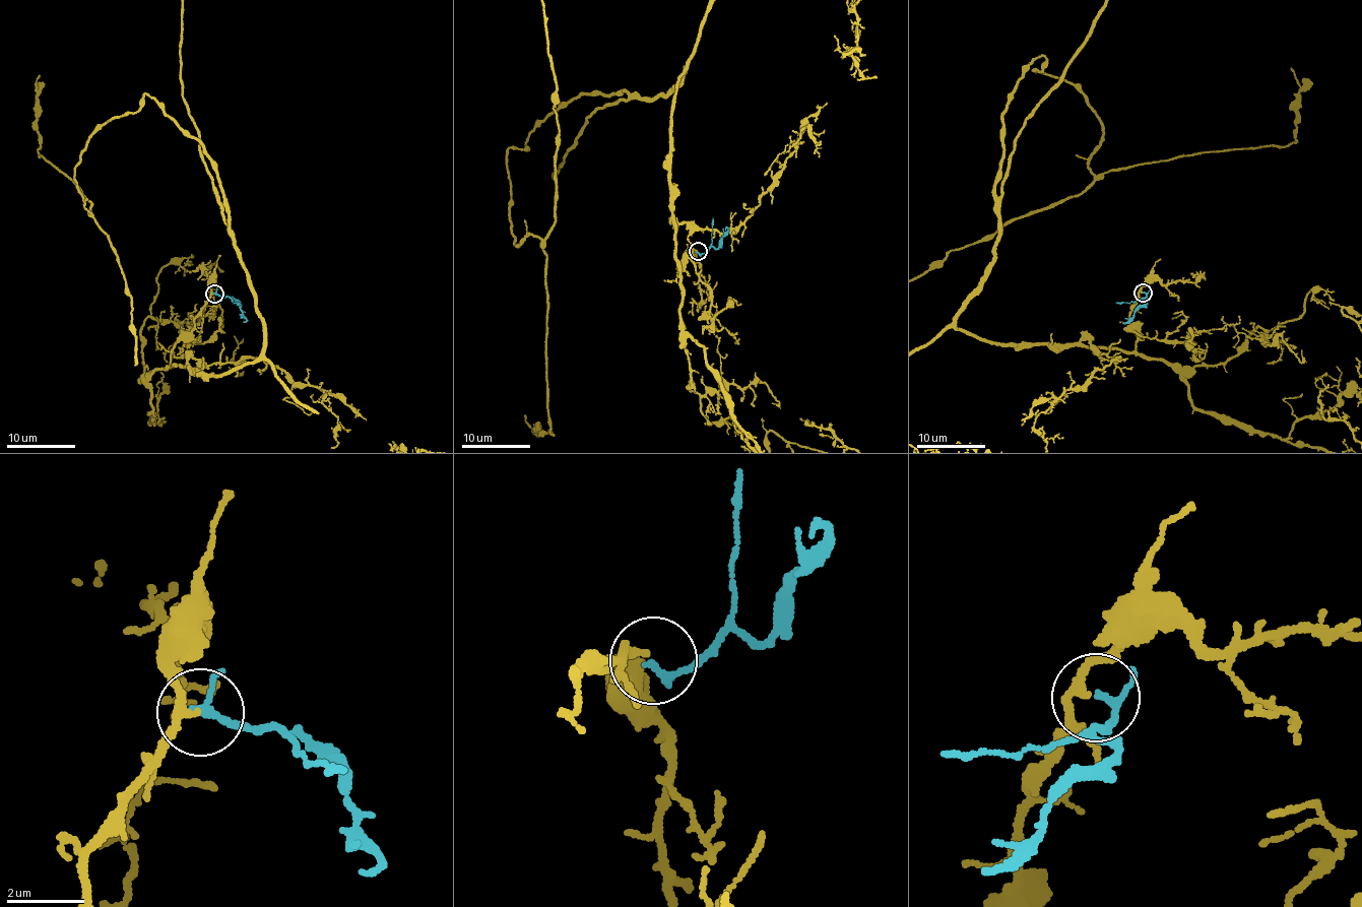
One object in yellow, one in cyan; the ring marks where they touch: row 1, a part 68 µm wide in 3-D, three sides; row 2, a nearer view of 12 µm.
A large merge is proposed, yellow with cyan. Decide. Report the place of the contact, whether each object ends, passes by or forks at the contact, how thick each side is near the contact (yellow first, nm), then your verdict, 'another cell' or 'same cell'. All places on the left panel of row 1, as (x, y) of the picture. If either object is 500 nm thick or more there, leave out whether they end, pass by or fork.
place (214, 294); yellow passes by; cyan passes by; calibres 190 and 140 nm; same cell

